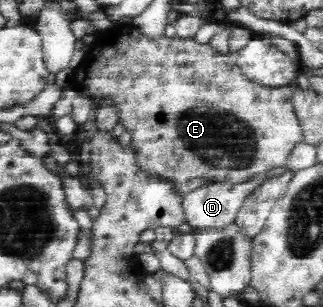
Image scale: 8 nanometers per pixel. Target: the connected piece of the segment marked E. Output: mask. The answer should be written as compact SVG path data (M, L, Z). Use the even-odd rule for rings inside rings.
M118 23L111 30L100 31L80 65L72 70L67 86L71 86L76 96L82 96L91 110L103 110L103 104L112 104L113 109L108 112L116 117L116 124L123 126L127 134L131 134L130 149L135 157L135 166L140 174L147 179L161 179L171 183L174 193L183 198L197 188L217 182L241 183L247 182L255 174L277 167L285 167L289 151L297 142L302 141L301 127L299 126L292 103L293 88L291 86L269 88L262 84L250 81L243 74L243 69L237 64L238 53L226 55L215 52L208 44L197 44L193 38L169 38L161 35L156 38L142 34L133 24Z

